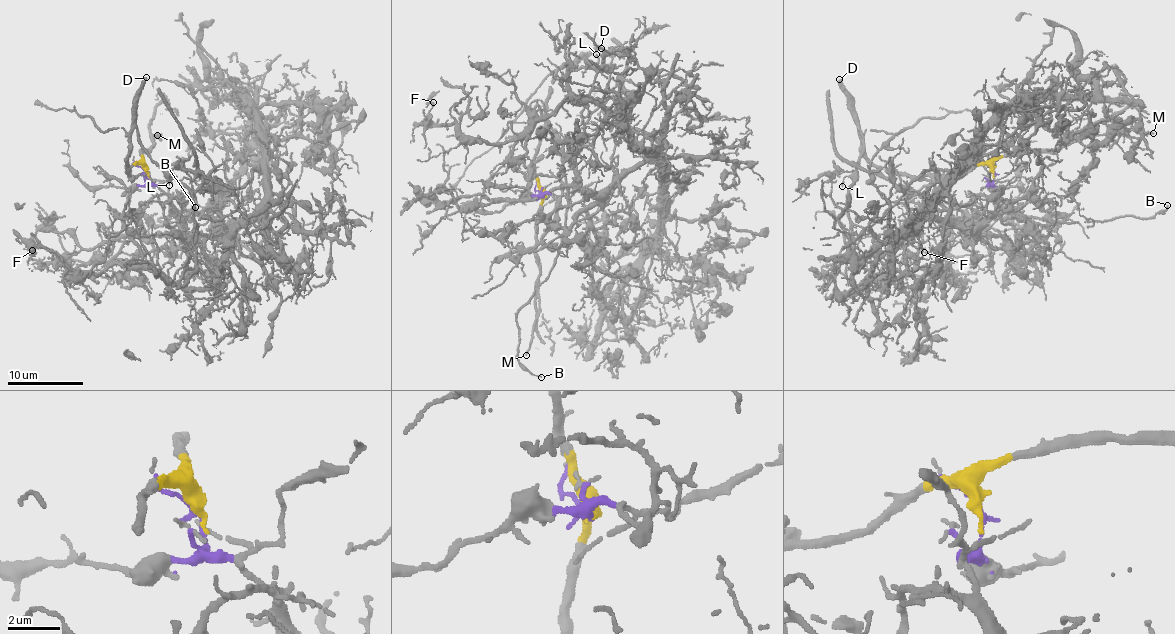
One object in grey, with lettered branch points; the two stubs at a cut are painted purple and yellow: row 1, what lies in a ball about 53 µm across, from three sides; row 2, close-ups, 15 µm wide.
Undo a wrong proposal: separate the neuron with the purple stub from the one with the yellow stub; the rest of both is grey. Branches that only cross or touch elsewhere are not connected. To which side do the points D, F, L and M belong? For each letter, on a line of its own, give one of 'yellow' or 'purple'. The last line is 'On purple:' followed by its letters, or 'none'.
D: yellow
F: purple
L: yellow
M: yellow
On purple: F

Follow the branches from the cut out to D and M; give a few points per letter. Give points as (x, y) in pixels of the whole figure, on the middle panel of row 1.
D: (542, 196), (534, 161), (544, 125), (545, 101), (552, 80), (564, 67), (601, 48)
M: (542, 196), (536, 224), (538, 317), (525, 355)

